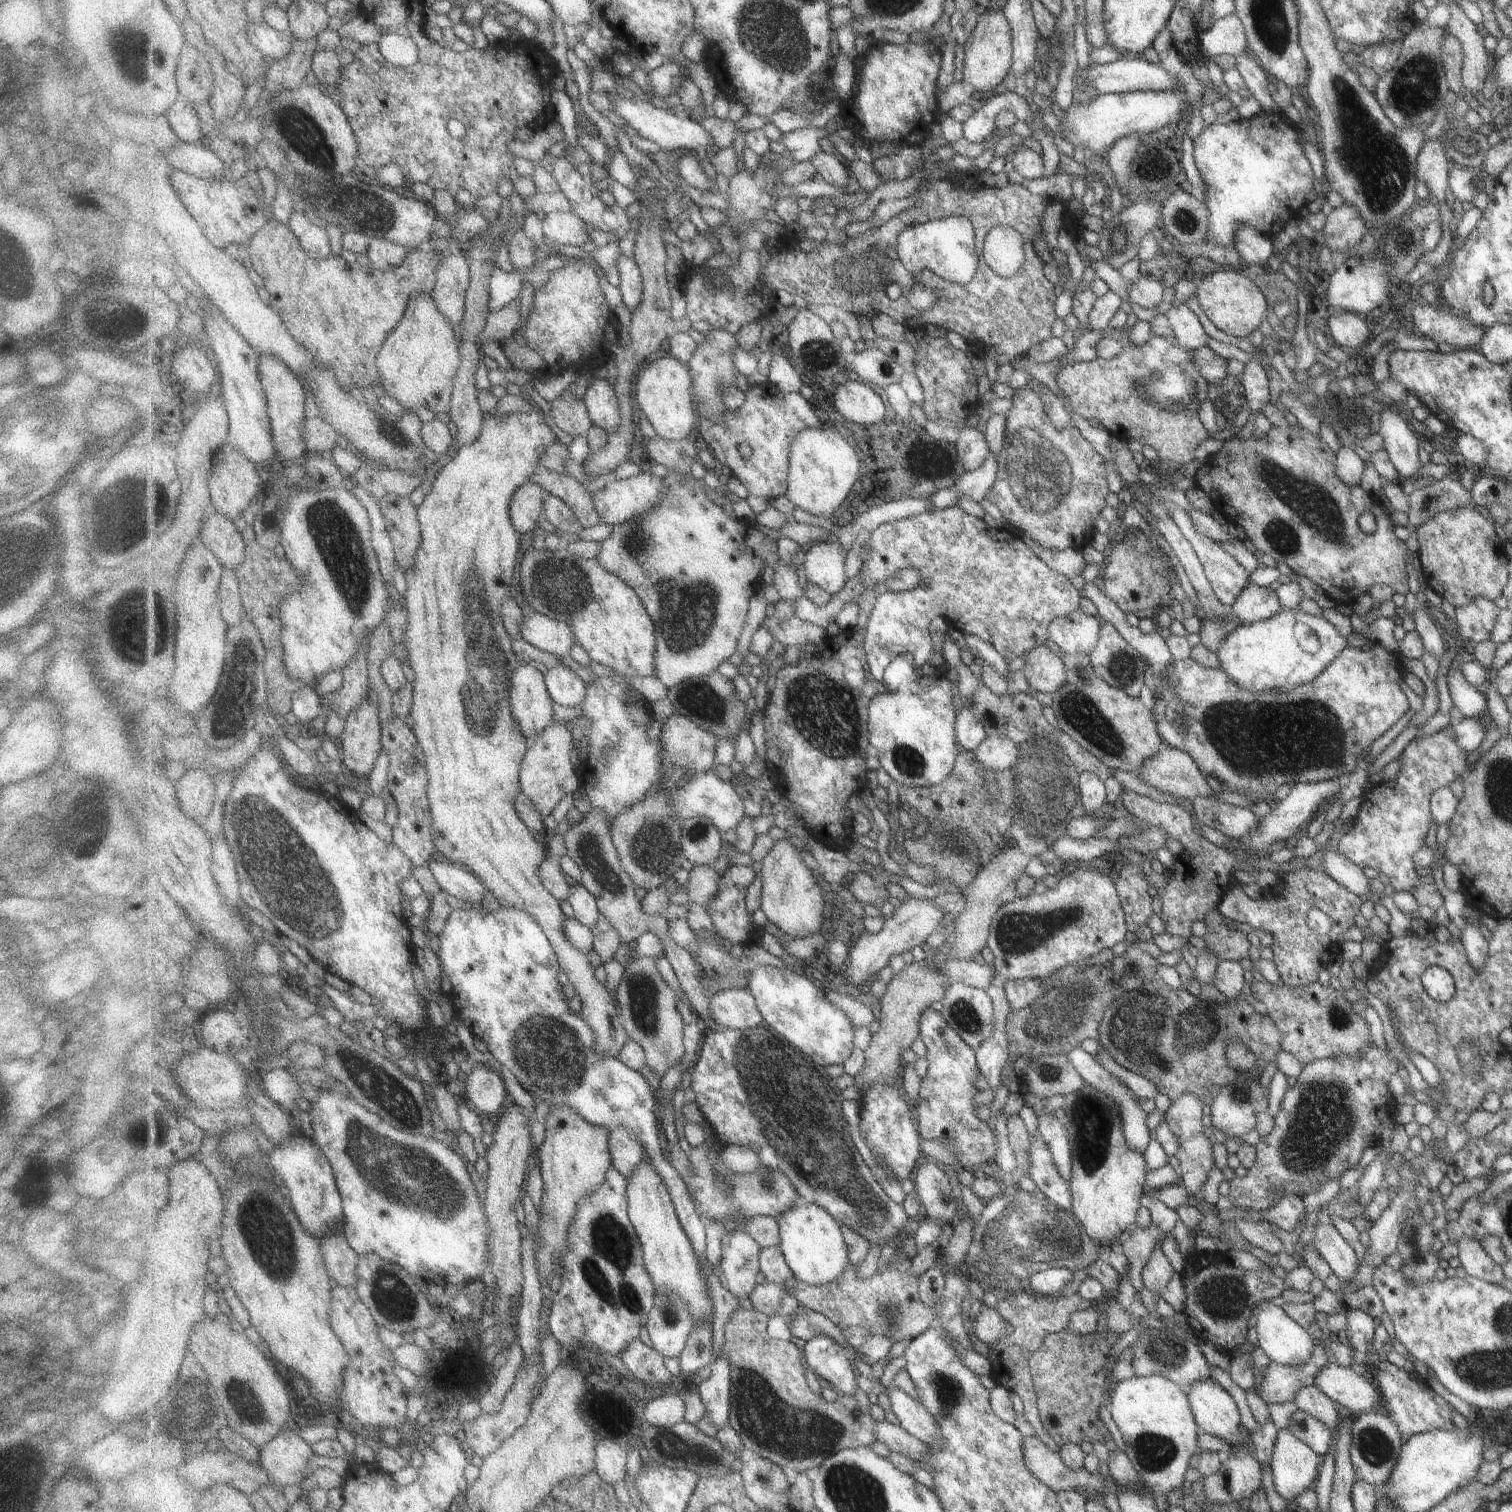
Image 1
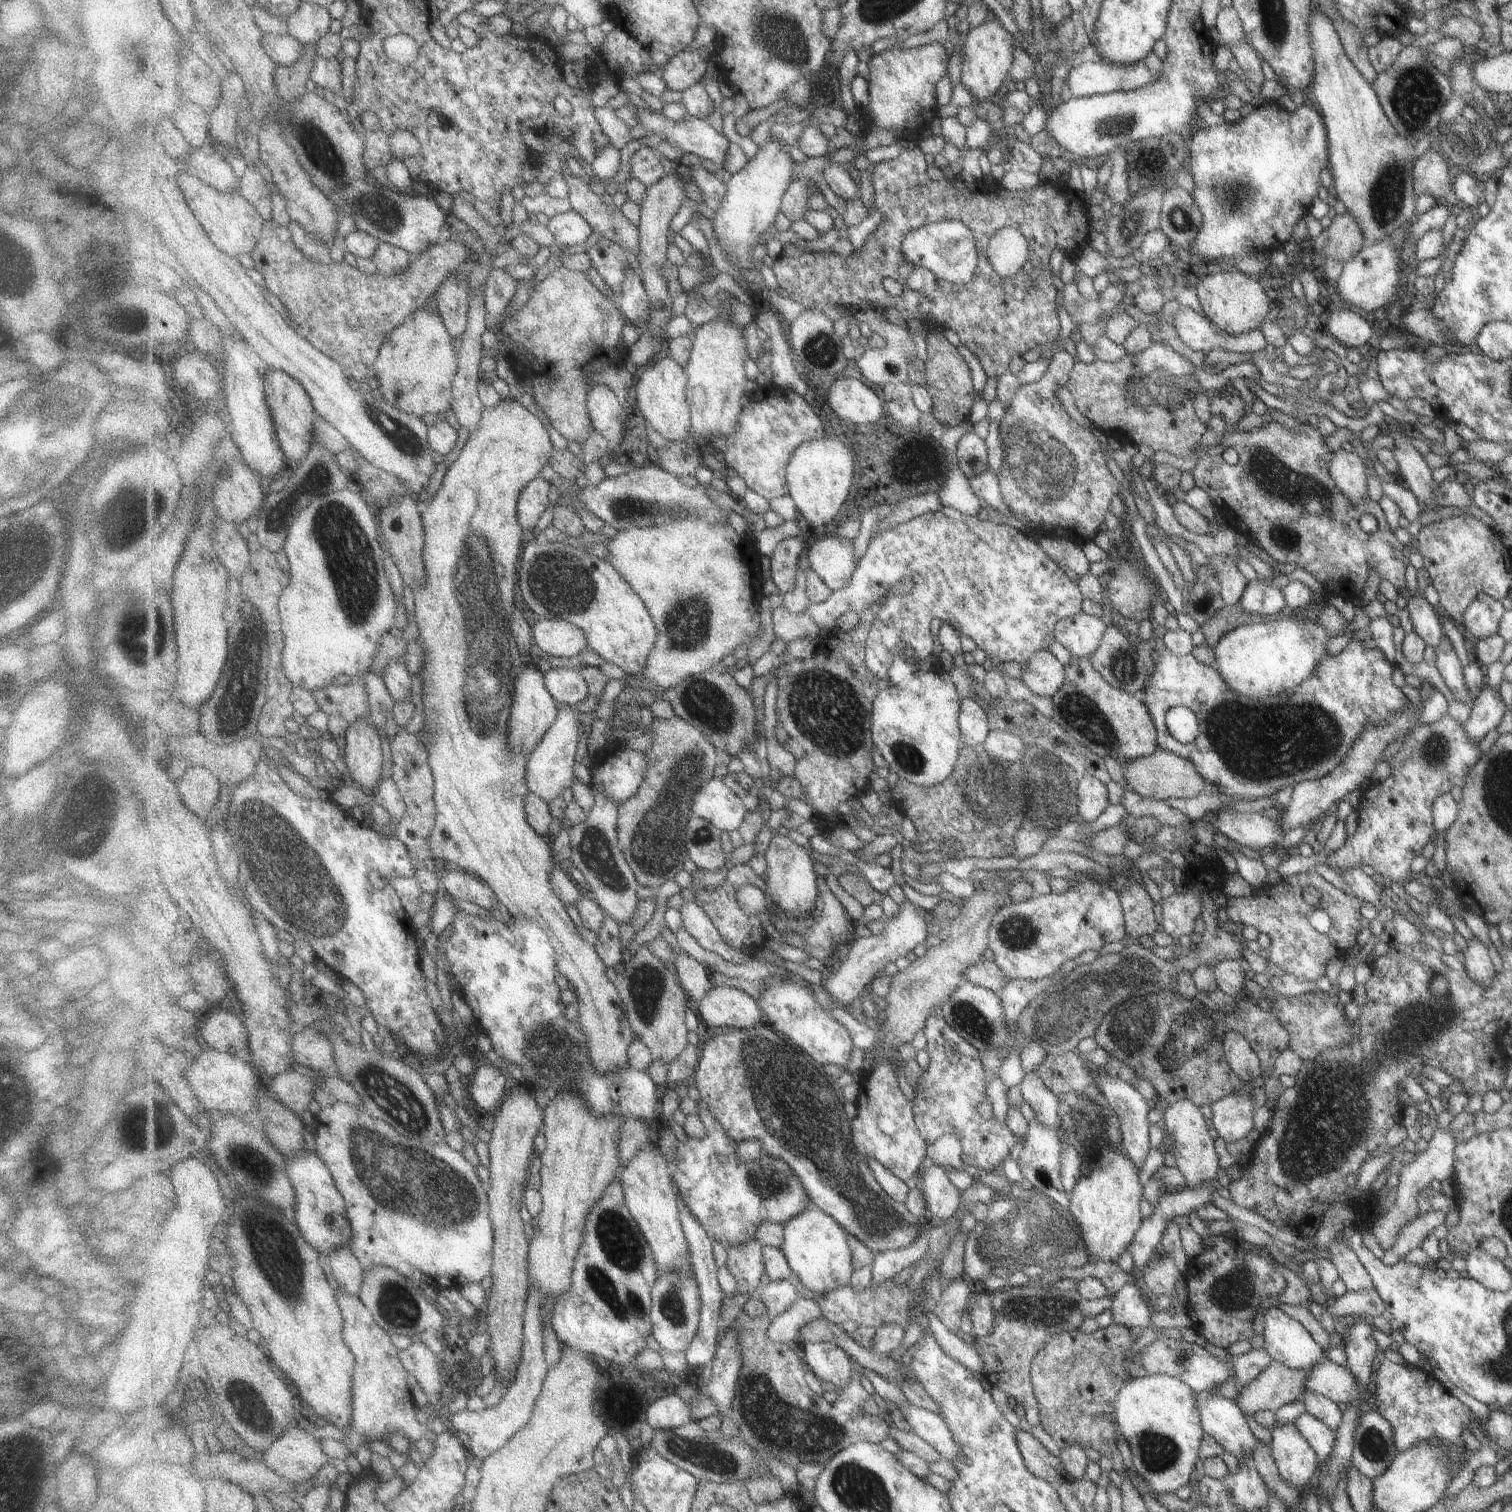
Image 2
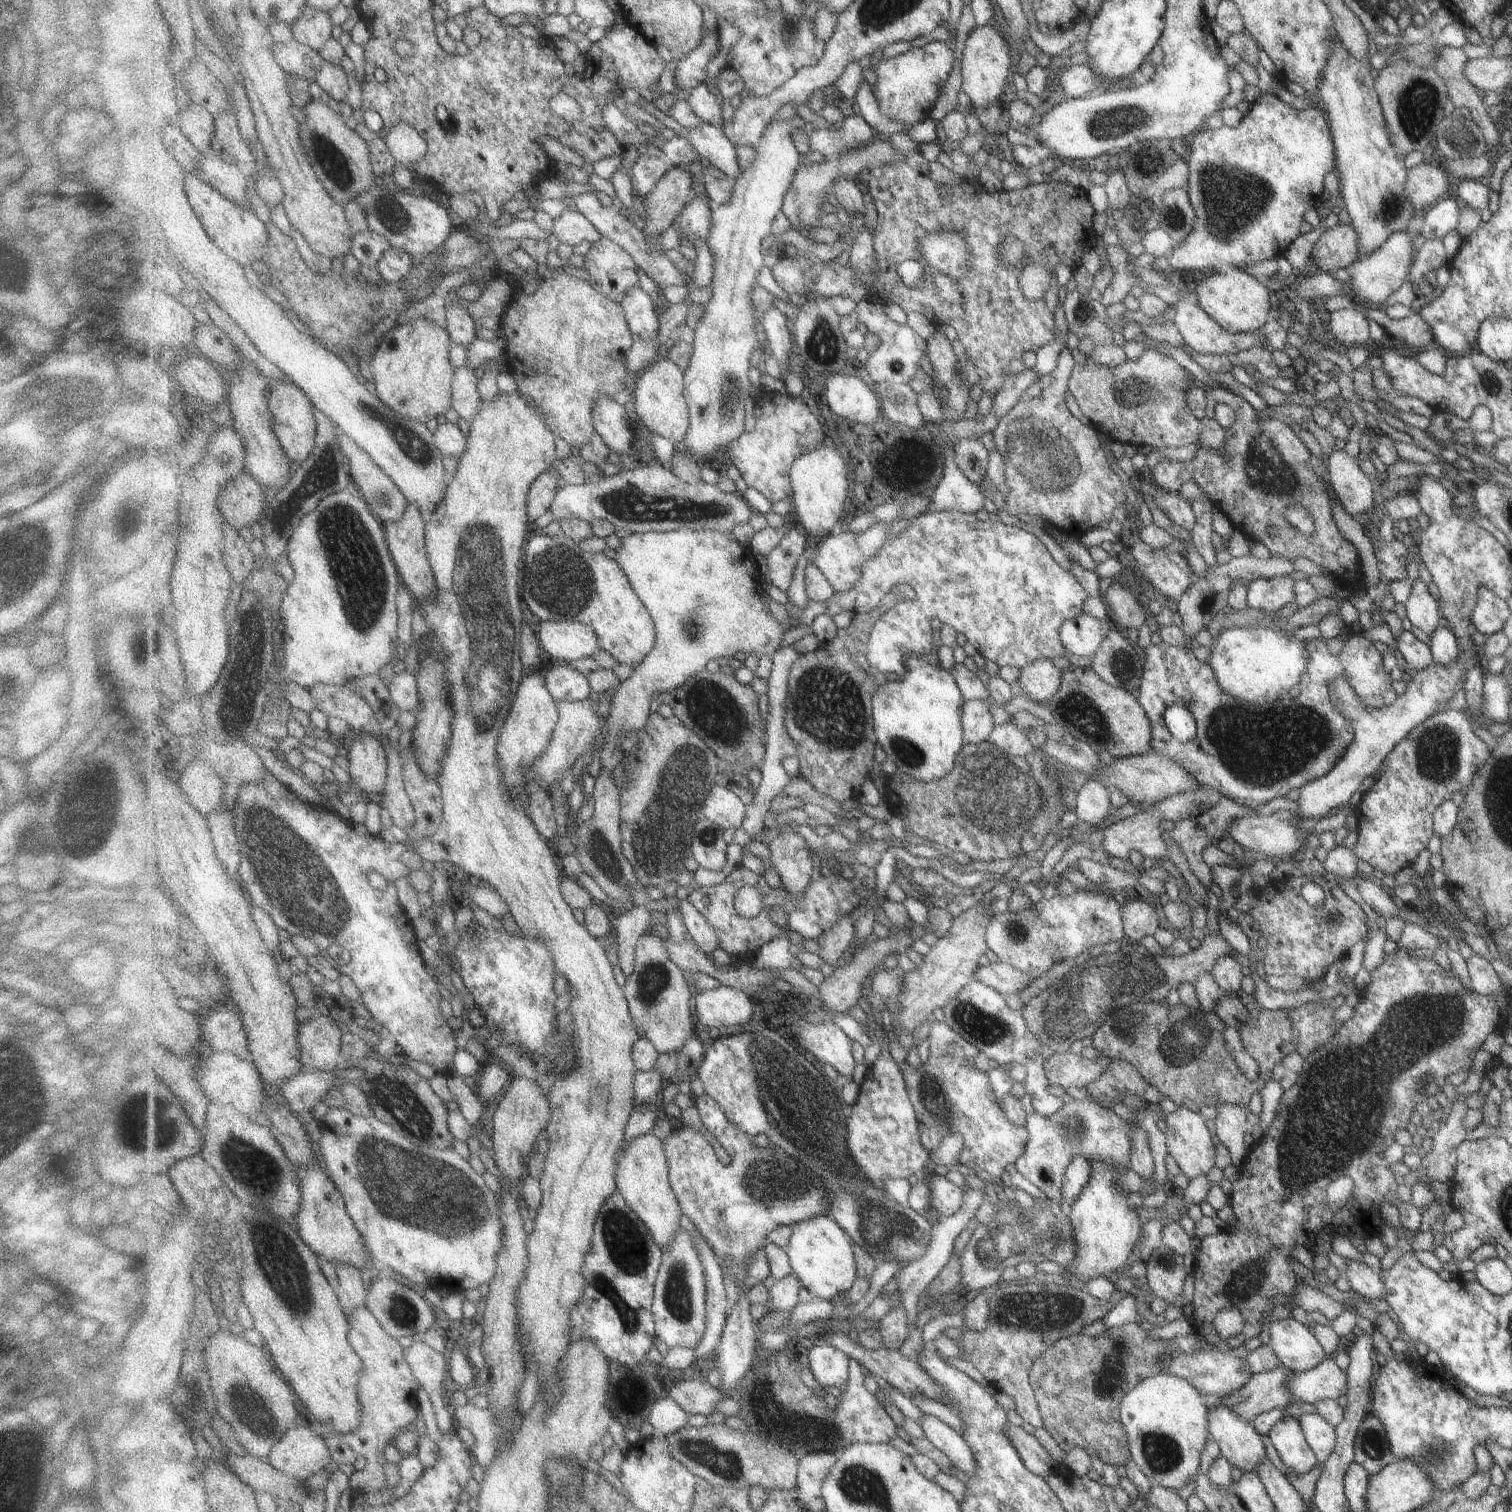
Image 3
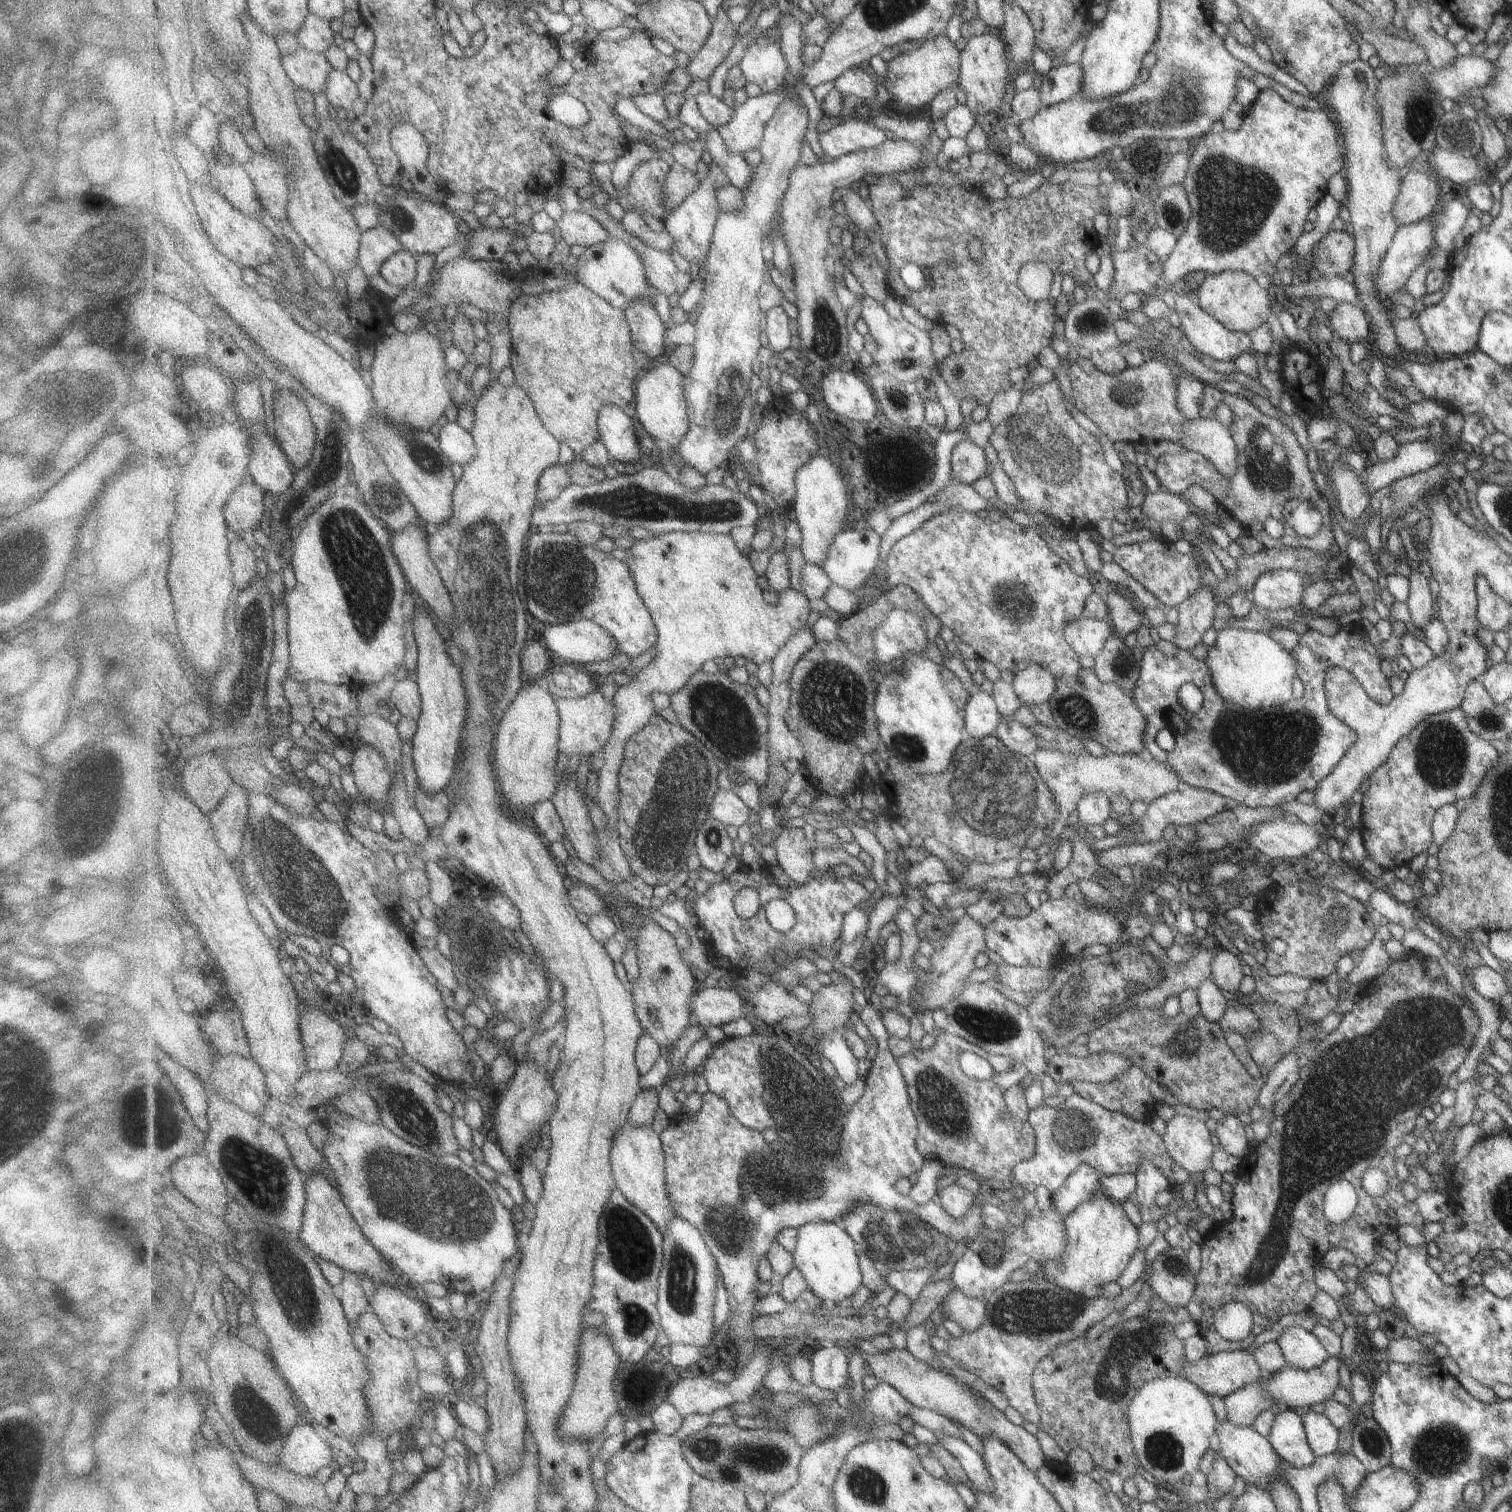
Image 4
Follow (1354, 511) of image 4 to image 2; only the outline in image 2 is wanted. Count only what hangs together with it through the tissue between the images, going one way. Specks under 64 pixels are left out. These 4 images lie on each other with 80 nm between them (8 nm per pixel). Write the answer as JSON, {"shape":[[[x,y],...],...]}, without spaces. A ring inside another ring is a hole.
{"shape":[[[1342,449],[1333,452],[1328,462],[1328,473],[1339,491],[1353,504],[1367,496],[1365,464],[1355,452]]]}

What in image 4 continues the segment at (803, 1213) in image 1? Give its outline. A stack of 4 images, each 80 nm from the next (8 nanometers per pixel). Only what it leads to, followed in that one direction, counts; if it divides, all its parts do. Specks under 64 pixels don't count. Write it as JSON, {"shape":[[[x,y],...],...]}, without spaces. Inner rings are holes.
{"shape":[[[823,1221],[803,1225],[798,1228],[797,1246],[792,1252],[794,1258],[794,1266],[797,1267],[806,1276],[806,1281],[808,1282],[809,1290],[811,1290],[813,1294],[815,1294],[815,1296],[817,1296],[821,1300],[821,1302],[825,1304],[843,1304],[843,1300],[845,1300],[845,1298],[853,1297],[854,1294],[862,1288],[863,1284],[865,1284],[864,1274],[862,1273],[862,1266],[860,1262],[860,1256],[857,1256],[857,1250],[855,1250],[855,1246],[857,1246],[857,1243],[858,1242],[855,1242],[855,1239],[850,1234],[847,1234],[847,1231],[843,1230],[842,1227],[840,1227],[836,1222],[830,1223],[827,1221]]]}

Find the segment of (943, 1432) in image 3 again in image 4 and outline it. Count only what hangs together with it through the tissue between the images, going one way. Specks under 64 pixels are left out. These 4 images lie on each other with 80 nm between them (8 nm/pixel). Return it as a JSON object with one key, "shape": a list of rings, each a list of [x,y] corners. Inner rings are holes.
{"shape":[[[933,1431],[939,1439],[939,1444],[943,1445],[953,1456],[959,1460],[960,1465],[967,1472],[973,1481],[974,1490],[991,1494],[995,1490],[995,1483],[992,1474],[989,1472],[988,1464],[981,1454],[966,1444],[963,1439],[955,1436],[943,1434],[943,1432]]]}

